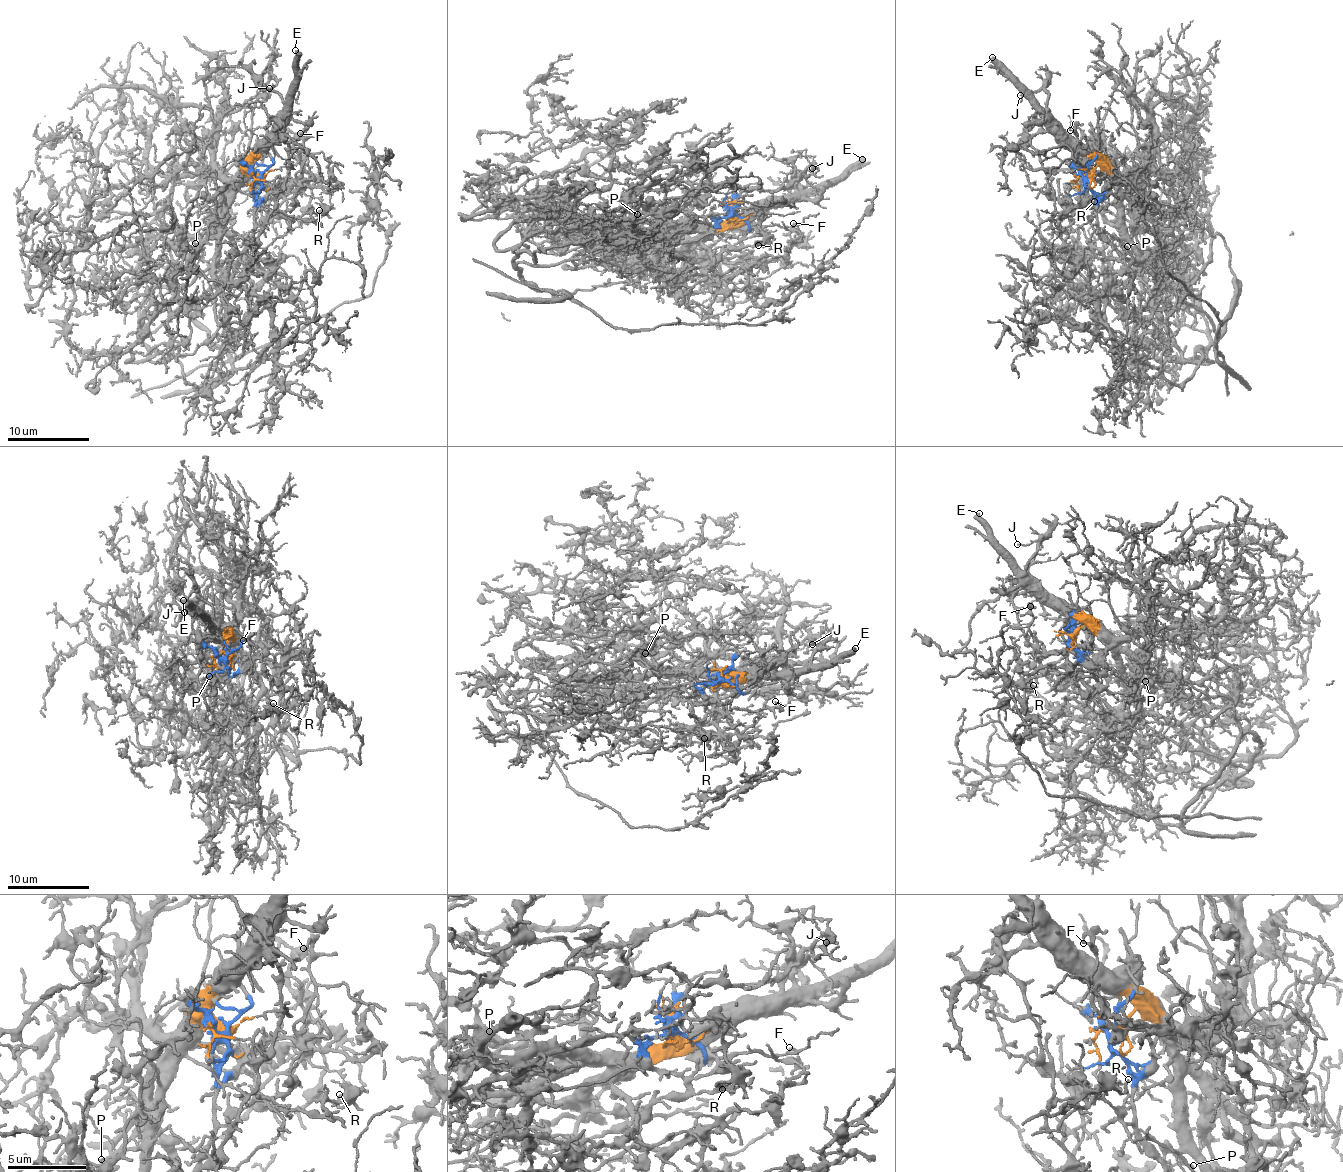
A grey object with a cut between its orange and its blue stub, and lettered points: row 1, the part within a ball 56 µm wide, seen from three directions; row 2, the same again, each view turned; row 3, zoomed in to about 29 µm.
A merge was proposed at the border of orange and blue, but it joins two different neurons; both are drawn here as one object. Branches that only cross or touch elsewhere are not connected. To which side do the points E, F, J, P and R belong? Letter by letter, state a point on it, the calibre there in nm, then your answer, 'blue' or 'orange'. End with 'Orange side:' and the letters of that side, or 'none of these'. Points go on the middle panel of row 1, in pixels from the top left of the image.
E: (862, 159) | 480 nm | orange
F: (793, 223) | 160 nm | blue
J: (812, 168) | 130 nm | orange
P: (637, 214) | 130 nm | orange
R: (758, 245) | 140 nm | blue
Orange side: E, J, P

